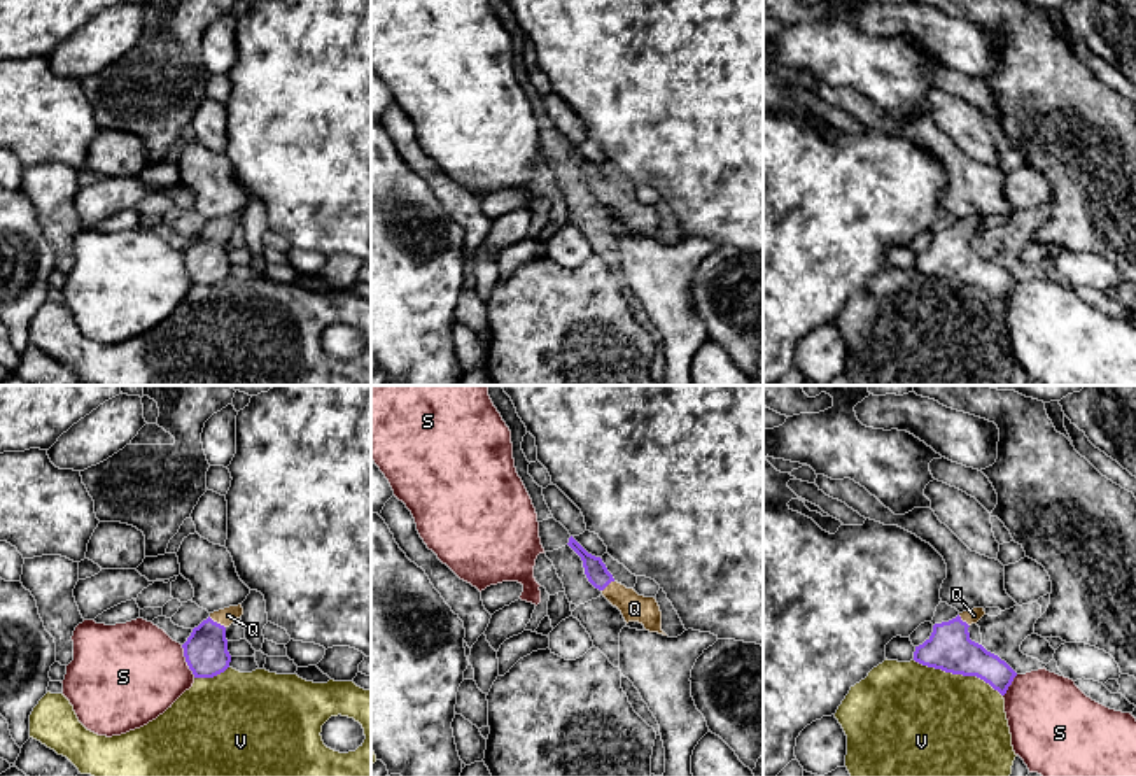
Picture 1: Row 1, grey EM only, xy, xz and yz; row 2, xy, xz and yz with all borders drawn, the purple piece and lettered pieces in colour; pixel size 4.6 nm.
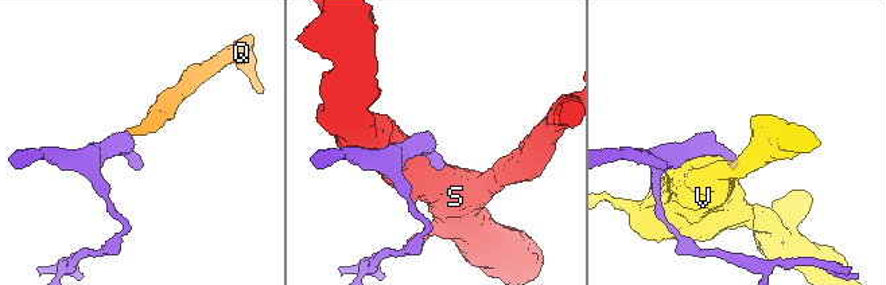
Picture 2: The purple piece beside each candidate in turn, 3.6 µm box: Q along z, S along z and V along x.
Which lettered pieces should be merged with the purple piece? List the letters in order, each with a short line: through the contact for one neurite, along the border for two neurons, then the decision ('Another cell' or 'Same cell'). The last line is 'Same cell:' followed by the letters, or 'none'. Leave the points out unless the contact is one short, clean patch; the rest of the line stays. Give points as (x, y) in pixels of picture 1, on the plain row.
Q: Line: xy (205, 258), (216, 230), (228, 223). Same cell
S: Another cell
V: Another cell
Same cell: Q

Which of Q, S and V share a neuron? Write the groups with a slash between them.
Q / S / V

